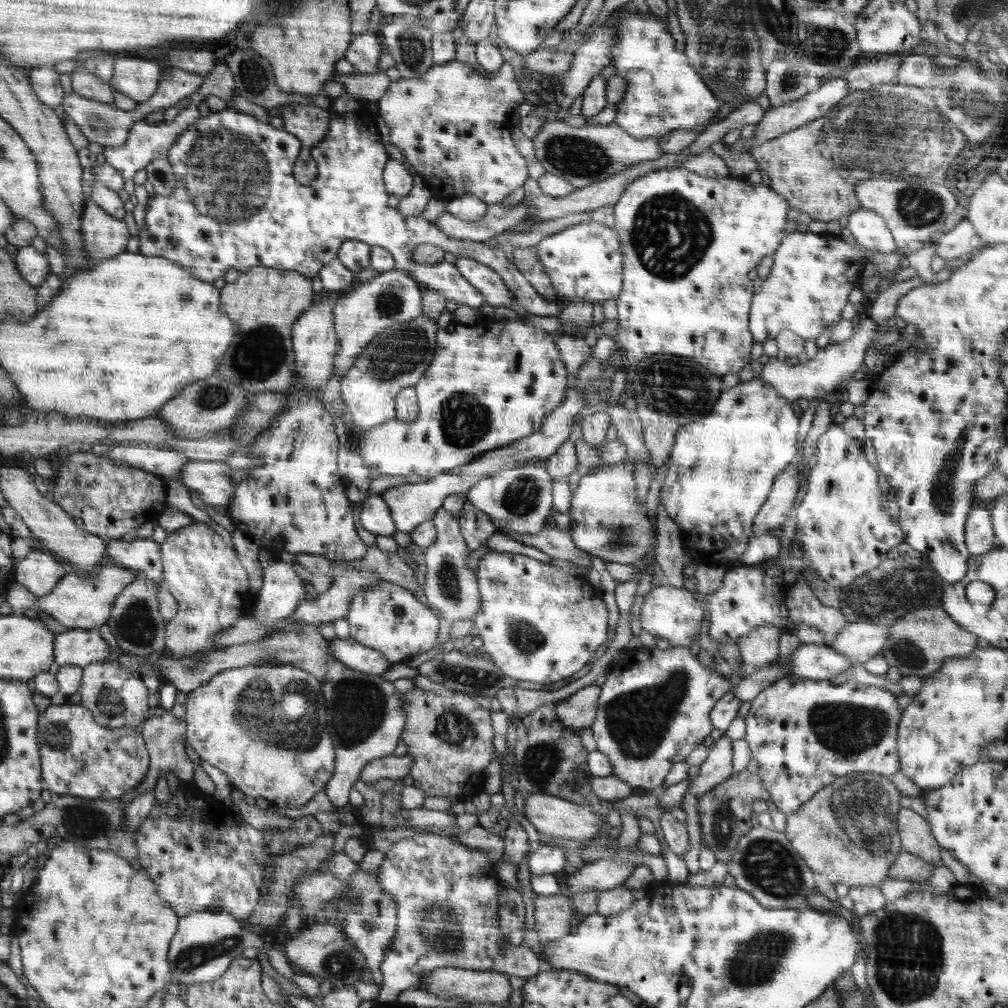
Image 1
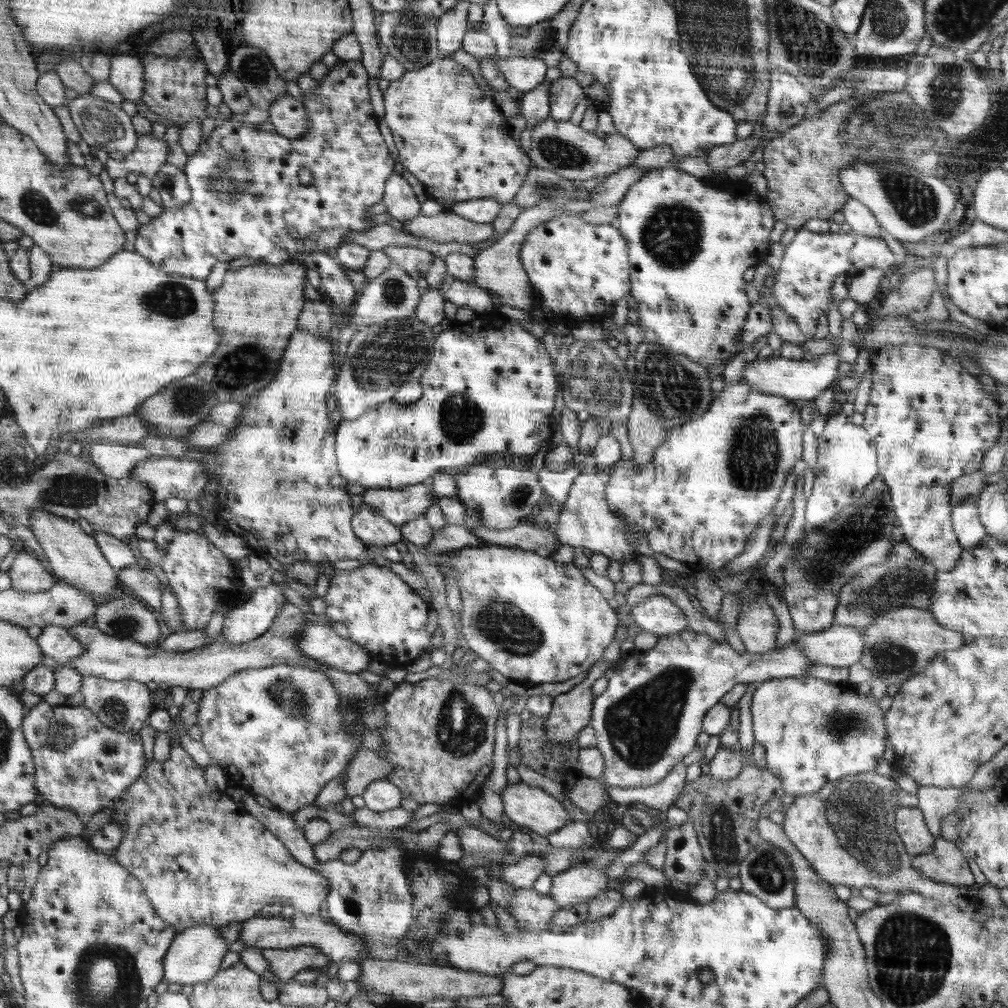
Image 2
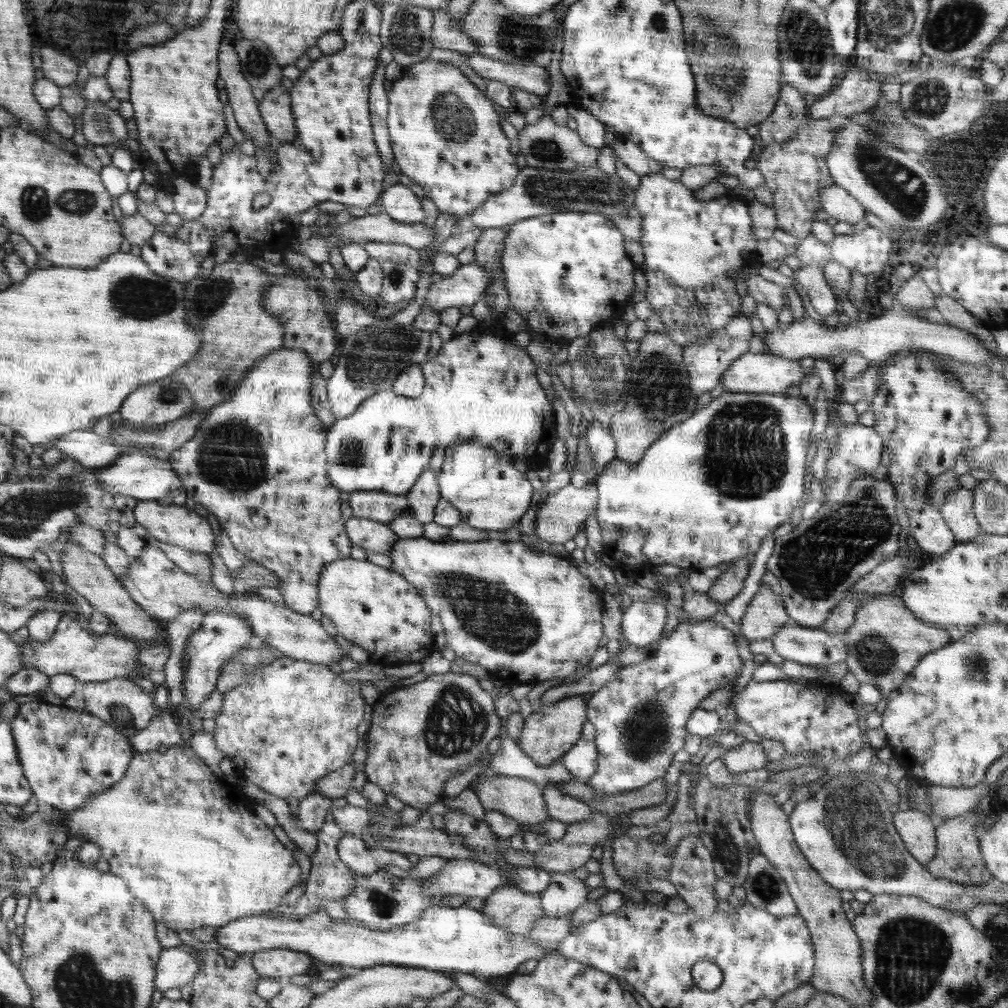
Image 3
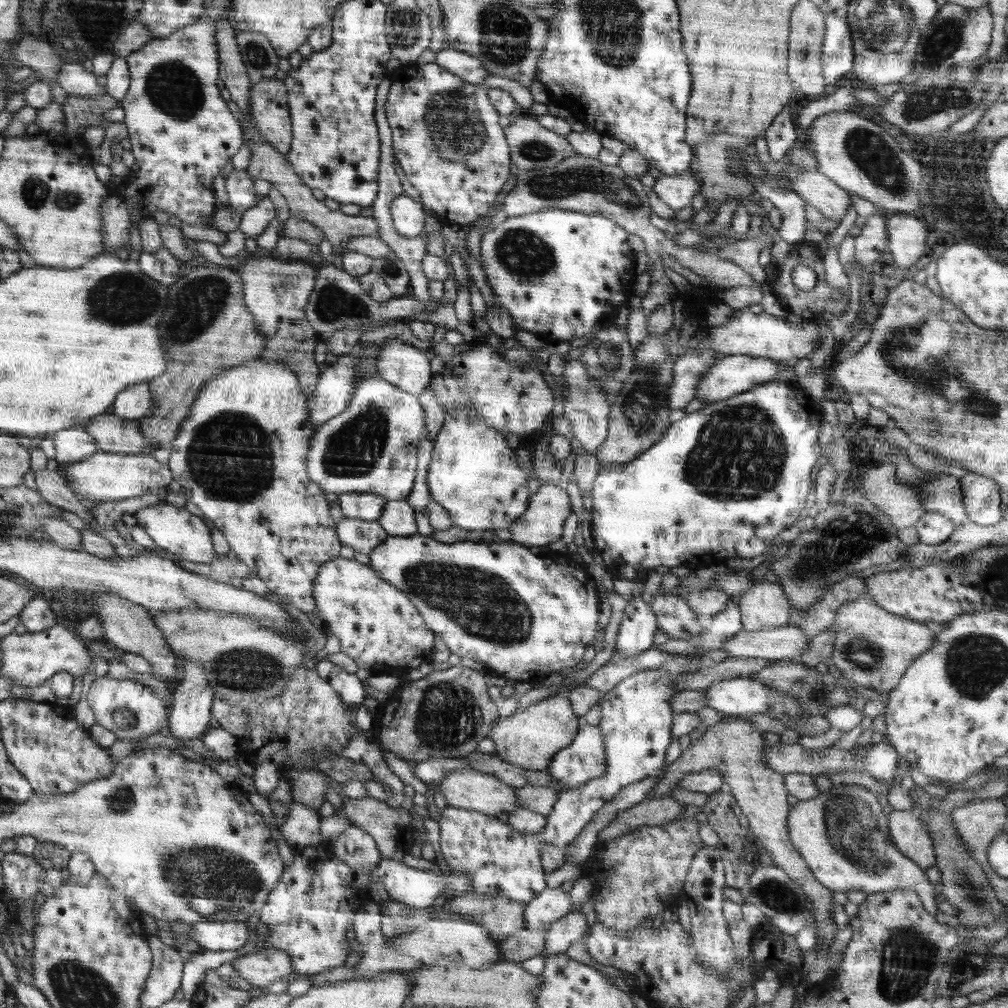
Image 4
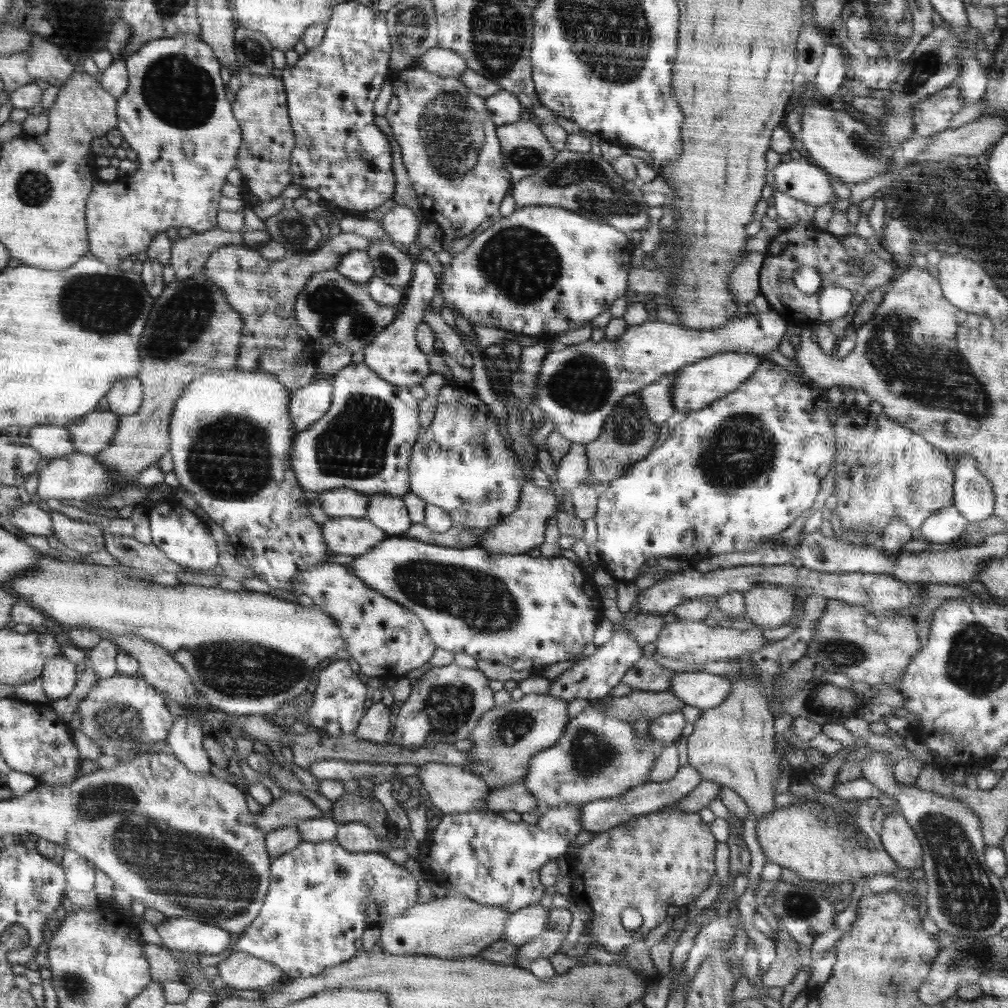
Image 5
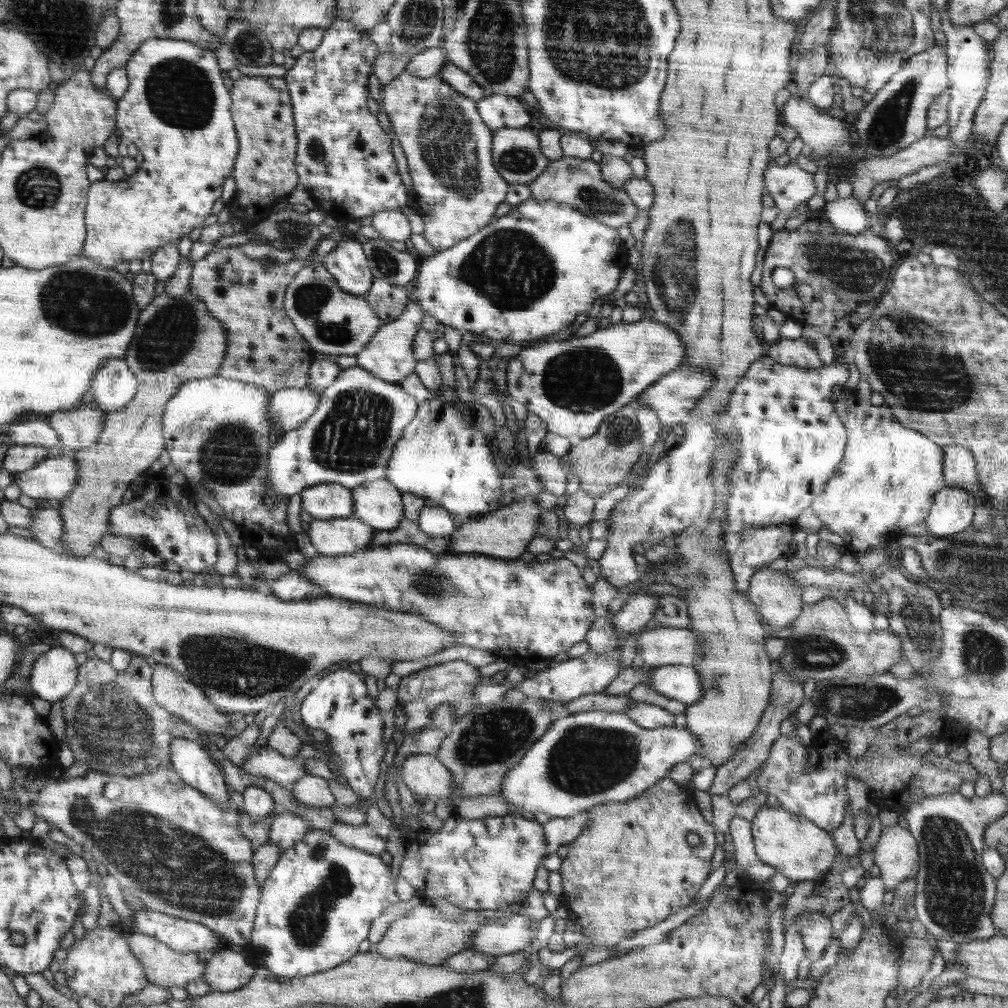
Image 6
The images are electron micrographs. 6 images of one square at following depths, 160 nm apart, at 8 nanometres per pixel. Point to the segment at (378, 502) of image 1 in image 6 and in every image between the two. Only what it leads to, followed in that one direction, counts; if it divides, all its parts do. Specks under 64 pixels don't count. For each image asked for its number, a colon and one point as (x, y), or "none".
2: (374, 529)
3: (376, 537)
4: (364, 536)
5: (350, 536)
6: (338, 536)

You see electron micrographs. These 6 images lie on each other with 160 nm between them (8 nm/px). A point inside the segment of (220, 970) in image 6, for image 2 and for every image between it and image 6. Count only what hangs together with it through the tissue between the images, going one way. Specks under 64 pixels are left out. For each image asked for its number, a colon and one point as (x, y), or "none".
2: (286, 964)
3: (280, 962)
4: (261, 968)
5: (241, 971)

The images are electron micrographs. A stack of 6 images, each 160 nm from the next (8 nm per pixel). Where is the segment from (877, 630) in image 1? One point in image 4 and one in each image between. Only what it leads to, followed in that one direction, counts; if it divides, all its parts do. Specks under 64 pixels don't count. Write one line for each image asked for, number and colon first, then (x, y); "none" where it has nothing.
2: (842, 646)
3: (813, 646)
4: (789, 641)

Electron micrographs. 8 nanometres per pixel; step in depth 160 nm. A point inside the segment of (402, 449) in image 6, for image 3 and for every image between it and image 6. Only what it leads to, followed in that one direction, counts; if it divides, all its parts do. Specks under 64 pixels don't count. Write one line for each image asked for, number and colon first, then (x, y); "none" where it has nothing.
3: (490, 493)
4: (473, 475)
5: (460, 464)

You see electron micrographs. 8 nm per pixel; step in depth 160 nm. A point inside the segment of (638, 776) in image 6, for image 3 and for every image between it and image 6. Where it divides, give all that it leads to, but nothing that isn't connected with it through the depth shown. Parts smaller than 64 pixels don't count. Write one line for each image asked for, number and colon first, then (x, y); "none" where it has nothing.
3: (581, 760)
4: (584, 759)
5: (596, 757)

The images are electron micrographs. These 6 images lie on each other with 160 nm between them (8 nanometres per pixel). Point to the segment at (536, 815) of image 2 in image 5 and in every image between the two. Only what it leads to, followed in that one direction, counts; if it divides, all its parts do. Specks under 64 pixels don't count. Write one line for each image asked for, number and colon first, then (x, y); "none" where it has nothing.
3: (521, 799)
4: (473, 789)
5: (451, 788)

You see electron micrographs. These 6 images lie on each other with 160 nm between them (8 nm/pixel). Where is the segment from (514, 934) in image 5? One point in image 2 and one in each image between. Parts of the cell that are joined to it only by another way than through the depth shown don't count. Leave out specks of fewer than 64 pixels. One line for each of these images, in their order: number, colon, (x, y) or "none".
2: (577, 885)
3: (565, 894)
4: (554, 903)

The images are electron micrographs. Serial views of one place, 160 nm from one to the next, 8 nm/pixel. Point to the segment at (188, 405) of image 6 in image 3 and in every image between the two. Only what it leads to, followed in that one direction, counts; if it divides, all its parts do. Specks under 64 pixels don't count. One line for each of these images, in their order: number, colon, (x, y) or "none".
3: (258, 462)
4: (241, 456)
5: (232, 439)

